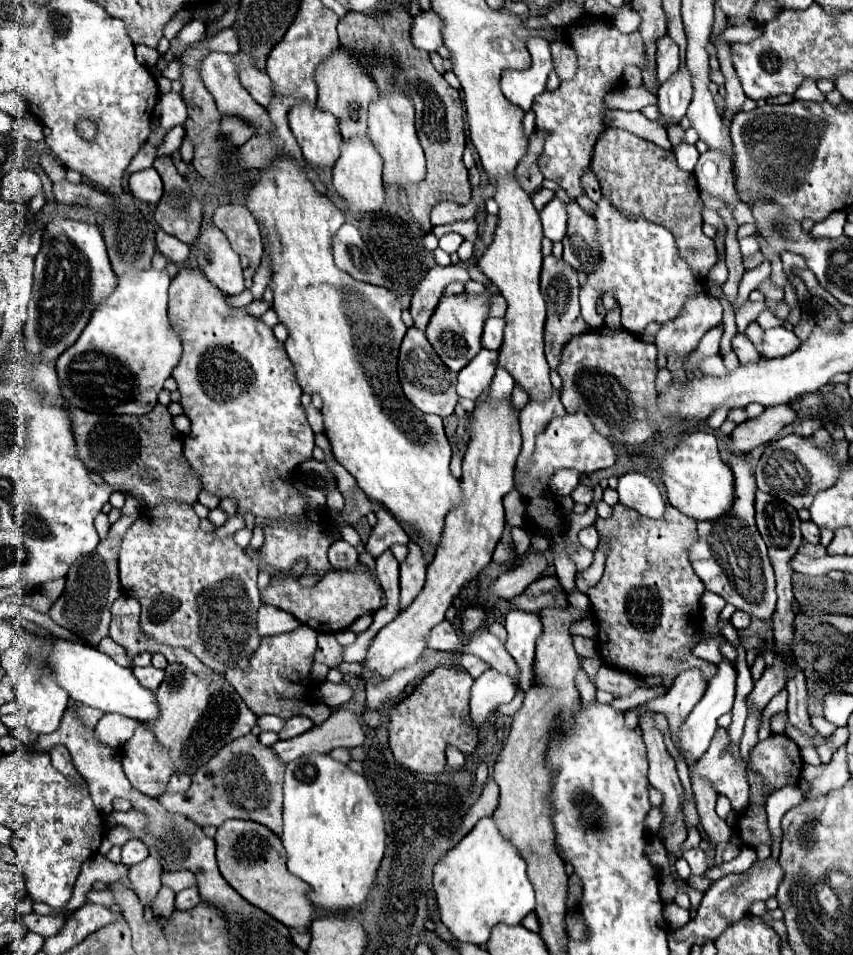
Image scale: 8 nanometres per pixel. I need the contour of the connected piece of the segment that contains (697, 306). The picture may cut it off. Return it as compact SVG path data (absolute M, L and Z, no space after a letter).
M708 294L690 296L684 304L682 314L658 330L656 348L664 354L674 352L678 356L686 356L698 346L700 338L720 322L722 304L718 298L712 298Z

